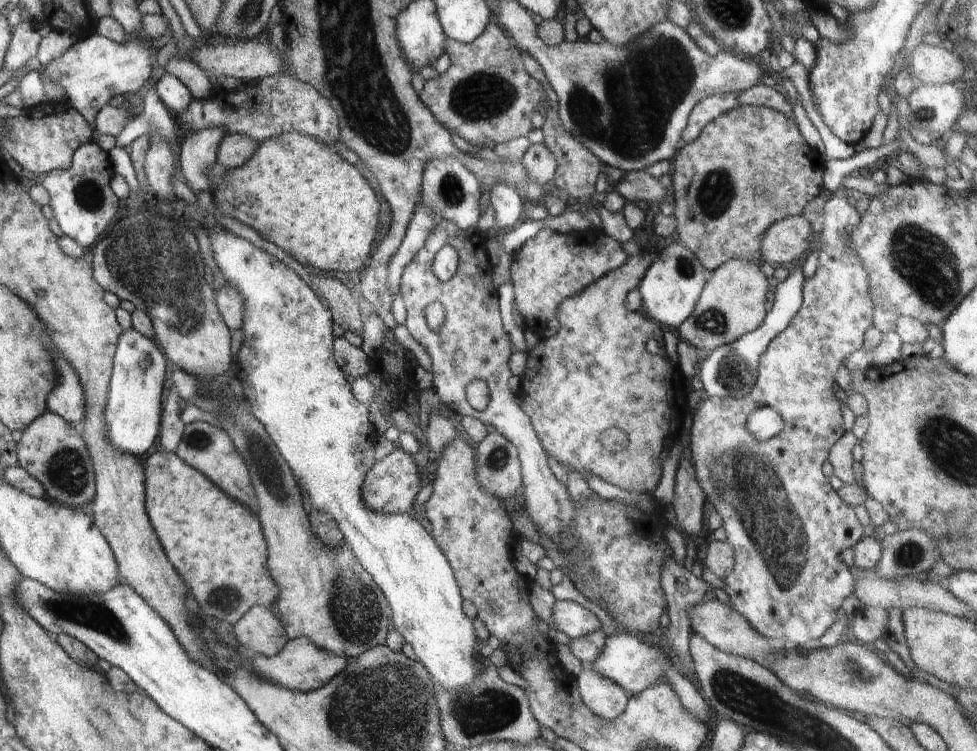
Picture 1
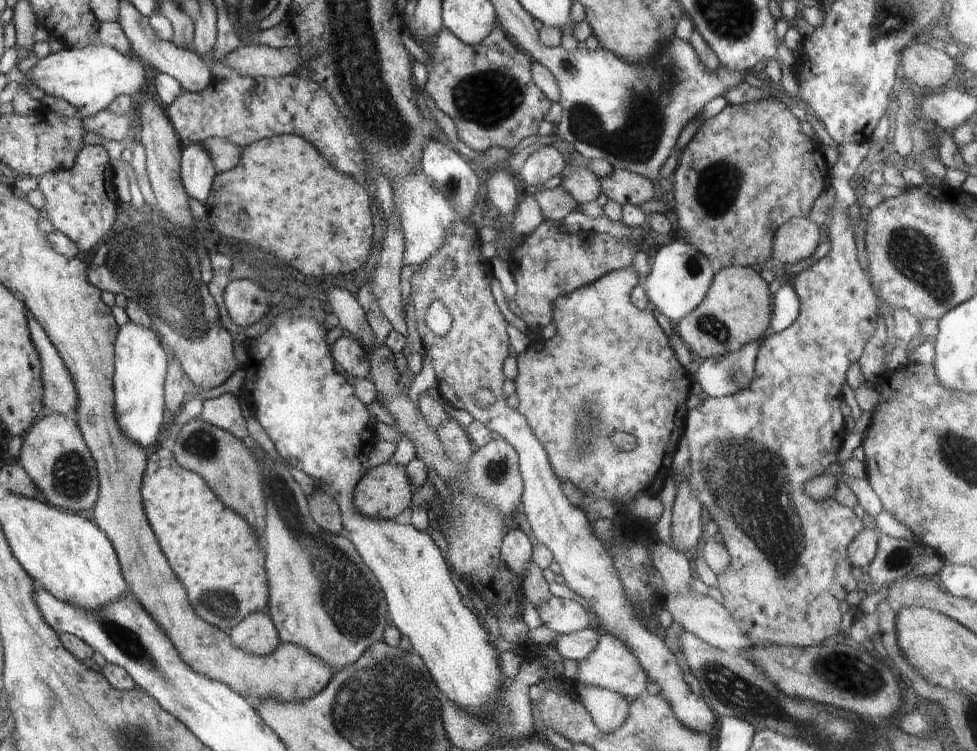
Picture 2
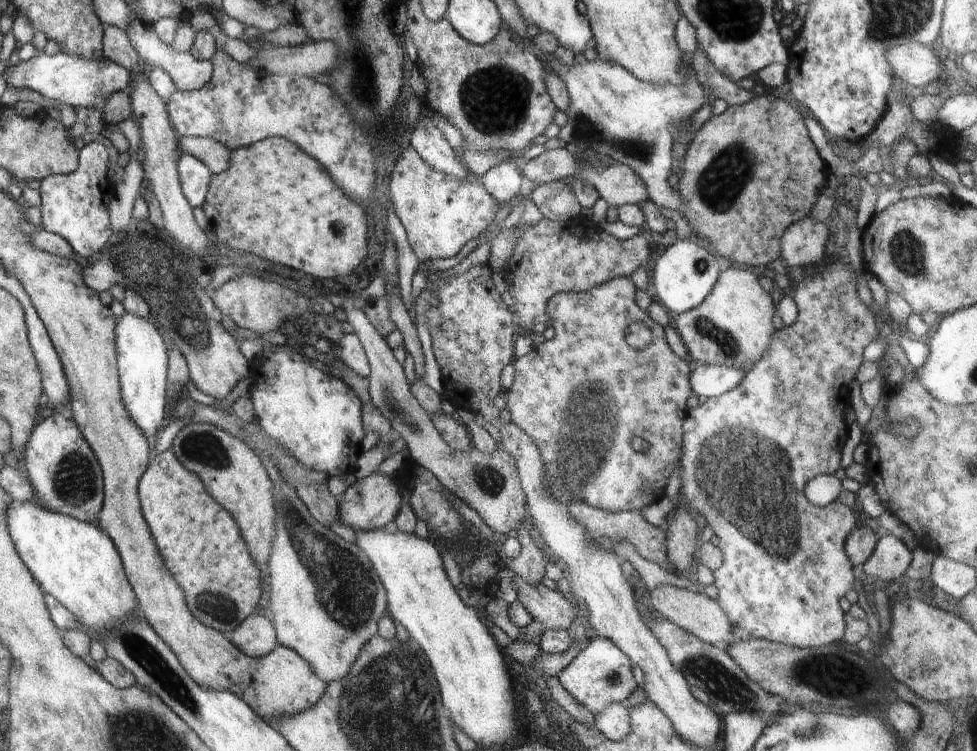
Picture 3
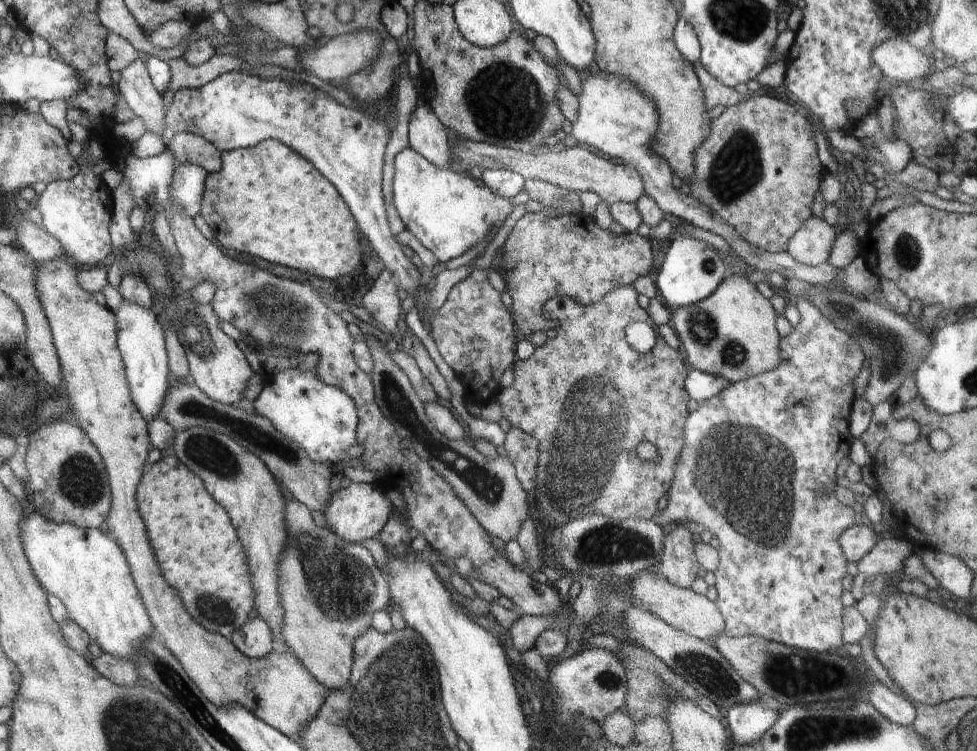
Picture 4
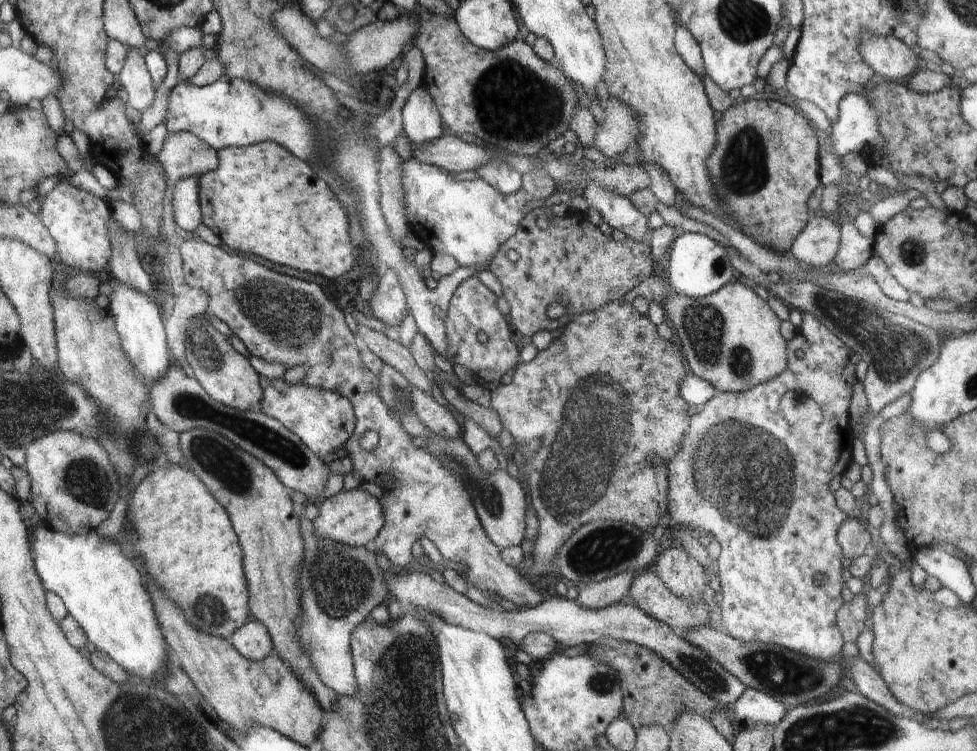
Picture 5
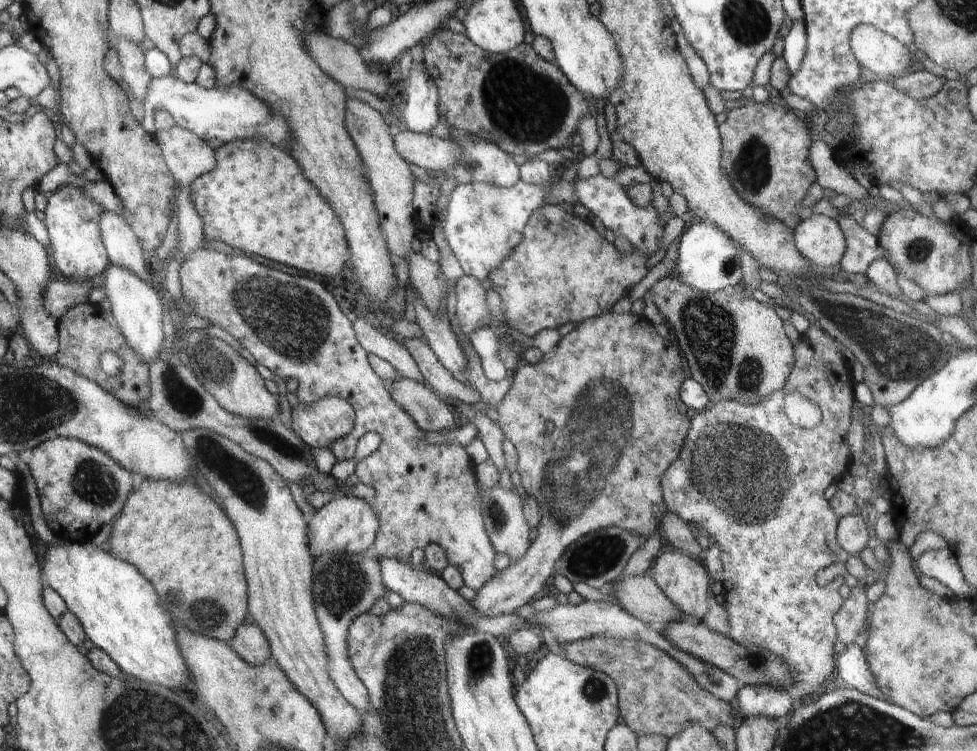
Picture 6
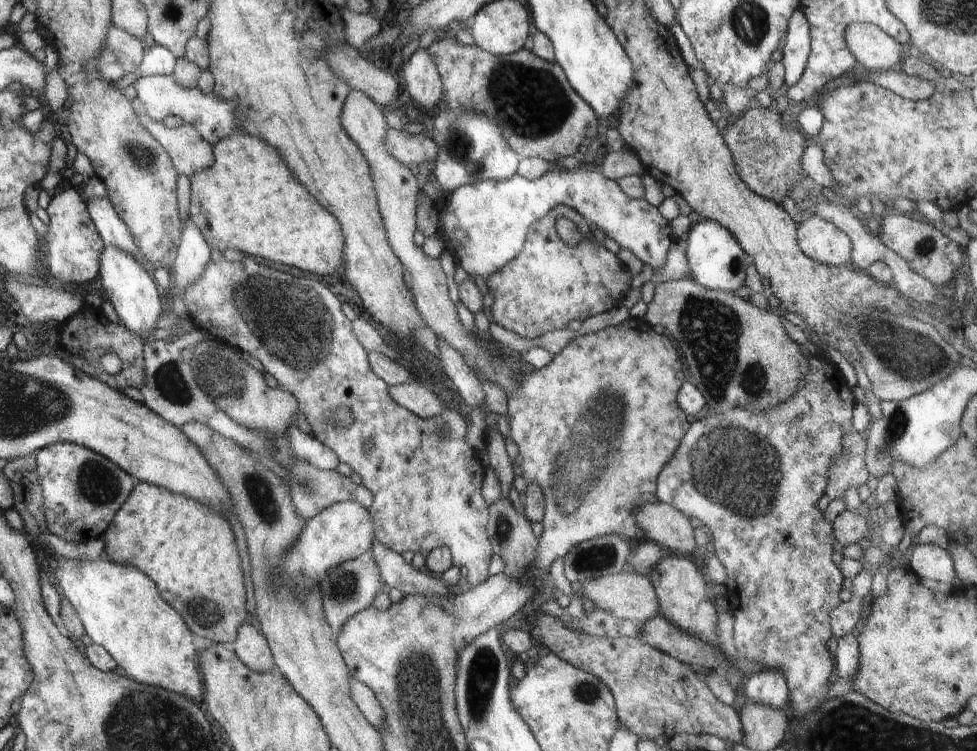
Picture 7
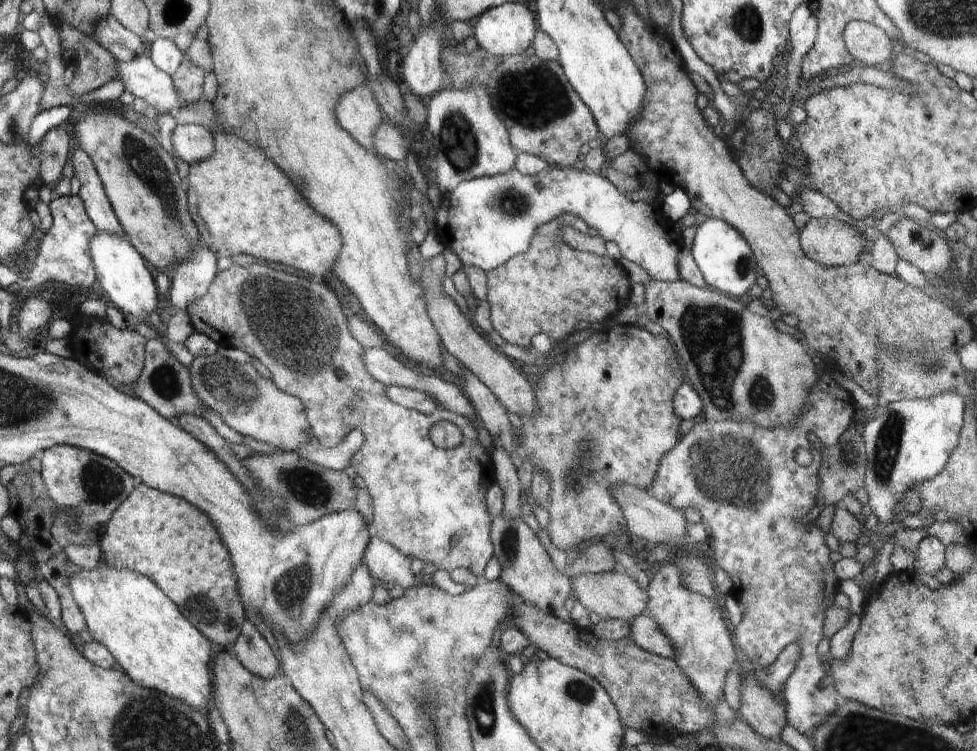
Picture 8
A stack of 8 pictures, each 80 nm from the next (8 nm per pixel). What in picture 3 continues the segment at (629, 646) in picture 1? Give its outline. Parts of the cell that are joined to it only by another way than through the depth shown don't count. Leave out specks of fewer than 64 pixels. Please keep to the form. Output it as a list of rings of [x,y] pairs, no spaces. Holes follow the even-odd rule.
[[[593,636],[590,644],[566,666],[564,672],[560,672],[557,678],[574,700],[578,704],[583,704],[593,715],[612,702],[625,703],[626,698],[632,696],[634,688],[638,688],[641,682],[639,672],[632,667],[630,658],[614,642],[597,636]]]

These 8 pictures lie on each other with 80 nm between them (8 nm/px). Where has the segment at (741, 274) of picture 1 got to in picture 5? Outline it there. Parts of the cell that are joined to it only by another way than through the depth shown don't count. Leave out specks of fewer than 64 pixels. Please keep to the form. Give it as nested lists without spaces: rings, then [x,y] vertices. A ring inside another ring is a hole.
[[[650,274],[640,284],[636,284],[633,290],[636,292],[634,296],[660,303],[665,310],[667,322],[676,335],[677,345],[686,356],[688,366],[696,376],[708,380],[708,384],[712,384],[717,392],[744,392],[752,386],[766,384],[768,380],[780,376],[786,370],[786,341],[780,334],[781,321],[767,302],[748,286],[732,280],[710,296],[690,298],[667,290],[664,278]]]

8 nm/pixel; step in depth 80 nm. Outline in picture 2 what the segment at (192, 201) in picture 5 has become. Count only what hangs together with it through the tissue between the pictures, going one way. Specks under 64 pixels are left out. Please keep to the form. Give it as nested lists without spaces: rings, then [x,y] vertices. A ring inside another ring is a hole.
[[[201,142],[182,148],[182,182],[186,195],[206,205],[218,170]]]

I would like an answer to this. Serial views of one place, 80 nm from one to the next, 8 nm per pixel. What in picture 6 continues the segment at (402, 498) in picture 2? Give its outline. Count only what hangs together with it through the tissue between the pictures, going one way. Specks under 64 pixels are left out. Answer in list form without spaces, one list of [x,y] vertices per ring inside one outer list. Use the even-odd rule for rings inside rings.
[[[340,493],[312,516],[308,526],[308,549],[311,556],[338,555],[340,552],[360,554],[373,547],[378,530],[378,516],[364,498],[352,496],[351,493]]]

